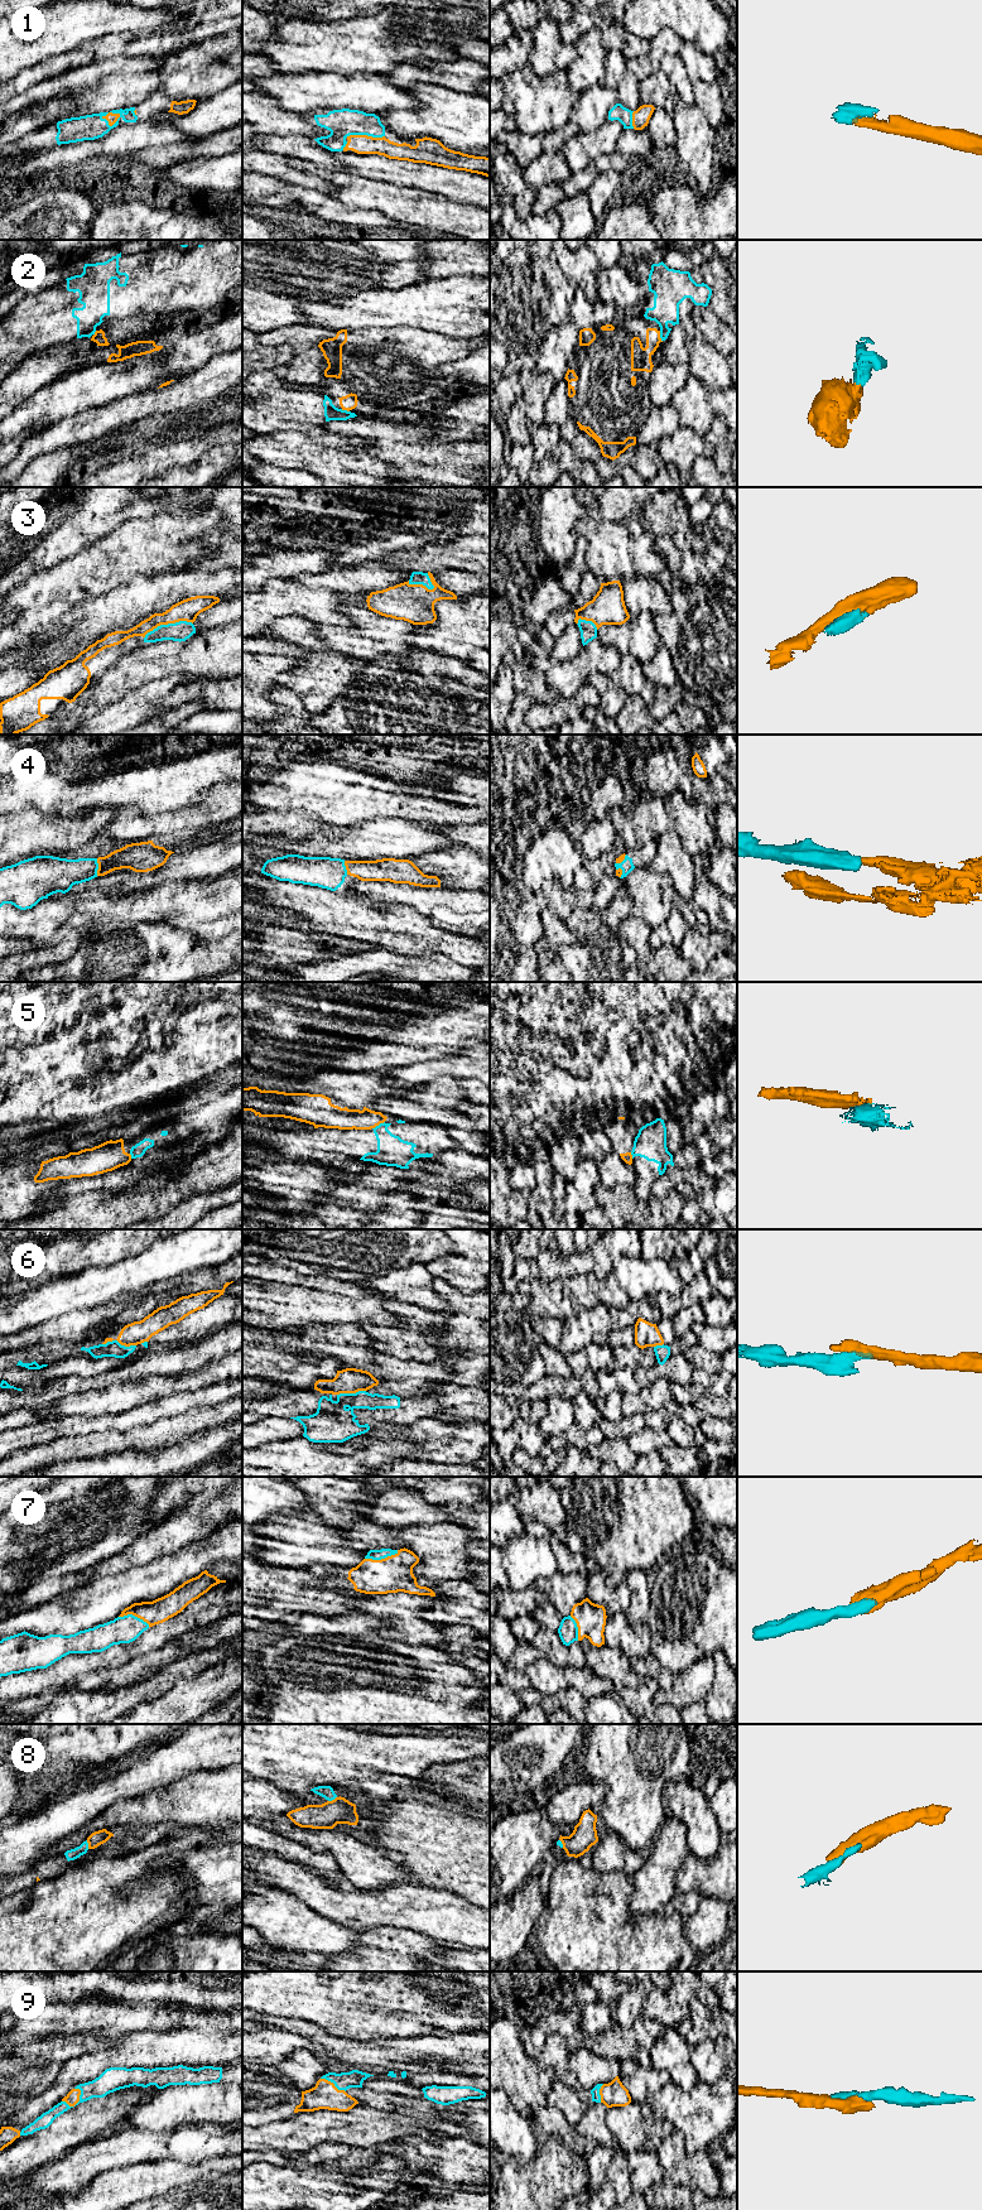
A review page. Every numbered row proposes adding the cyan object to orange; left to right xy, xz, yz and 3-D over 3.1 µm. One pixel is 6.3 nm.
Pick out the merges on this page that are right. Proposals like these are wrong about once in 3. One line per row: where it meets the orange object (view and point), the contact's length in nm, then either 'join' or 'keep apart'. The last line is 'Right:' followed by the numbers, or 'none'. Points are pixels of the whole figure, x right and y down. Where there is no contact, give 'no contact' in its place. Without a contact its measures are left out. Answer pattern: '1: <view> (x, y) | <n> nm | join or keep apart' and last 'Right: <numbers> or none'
1: xy (110, 112) | 130 nm | join
2: yz (659, 336) | 70 nm | keep apart
3: xy (167, 624) | 320 nm | join
4: xy (99, 867) | 110 nm | join
5: xz (378, 1125) | 90 nm | keep apart
6: xz (351, 1392) | 190 nm | keep apart
7: xz (381, 1559) | 220 nm | join
8: xy (88, 1844) | 60 nm | join
9: xy (75, 2104) | 150 nm | join
Right: 1, 3, 4, 7, 8, 9

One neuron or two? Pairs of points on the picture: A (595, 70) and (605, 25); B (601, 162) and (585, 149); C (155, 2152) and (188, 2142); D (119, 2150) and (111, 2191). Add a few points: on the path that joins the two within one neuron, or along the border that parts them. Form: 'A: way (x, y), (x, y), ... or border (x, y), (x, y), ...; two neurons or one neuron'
A: border (595, 27), (601, 34), (601, 46), (606, 52); two neurons
B: border (615, 150), (607, 155), (598, 155), (593, 160); two neurons
C: way (163, 2151), (168, 2151), (174, 2144), (181, 2144); one neuron
D: border (144, 2162), (109, 2168), (100, 2172), (90, 2184); two neurons

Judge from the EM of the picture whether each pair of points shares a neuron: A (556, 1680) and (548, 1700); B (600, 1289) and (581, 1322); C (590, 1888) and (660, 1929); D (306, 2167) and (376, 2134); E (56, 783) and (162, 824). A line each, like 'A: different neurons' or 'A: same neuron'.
A: different neurons
B: different neurons
C: same neuron
D: different neurons
E: different neurons

